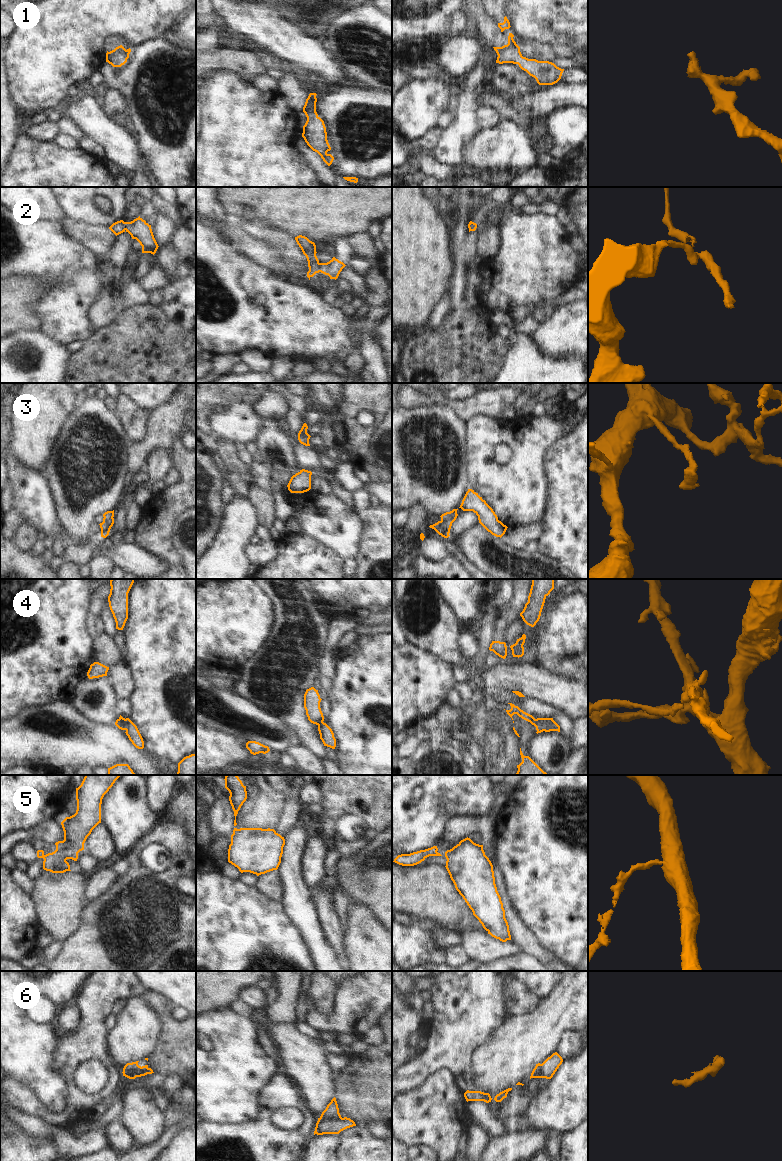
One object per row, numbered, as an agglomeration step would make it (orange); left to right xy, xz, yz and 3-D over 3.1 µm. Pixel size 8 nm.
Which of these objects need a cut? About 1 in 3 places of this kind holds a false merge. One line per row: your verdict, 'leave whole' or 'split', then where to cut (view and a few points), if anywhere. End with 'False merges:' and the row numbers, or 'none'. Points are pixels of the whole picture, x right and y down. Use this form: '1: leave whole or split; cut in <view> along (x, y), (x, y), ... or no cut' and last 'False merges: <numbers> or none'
1: leave whole; no cut
2: split; cut in xz along (319, 263), (320, 271)
3: leave whole; no cut
4: split; cut in xy along (125, 719), (123, 729)
5: split; cut in yz along (450, 850), (445, 856)
6: split; cut in xy along (148, 1068), (140, 1073), (123, 1072)
False merges: 2, 4, 5, 6

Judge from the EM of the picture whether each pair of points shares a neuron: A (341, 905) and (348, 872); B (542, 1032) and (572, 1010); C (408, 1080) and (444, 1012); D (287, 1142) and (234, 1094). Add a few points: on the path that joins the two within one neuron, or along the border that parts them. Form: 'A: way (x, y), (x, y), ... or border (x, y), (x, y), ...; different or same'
A: border (332, 894), (339, 889), (350, 902); different
B: way (549, 1025), (565, 1010); same
C: way (425, 1063), (444, 1044), (444, 1029); same
D: border (260, 1092), (258, 1114), (252, 1119), (235, 1124); different

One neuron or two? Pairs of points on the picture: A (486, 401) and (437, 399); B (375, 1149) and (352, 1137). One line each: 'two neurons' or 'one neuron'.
A: one neuron
B: one neuron

